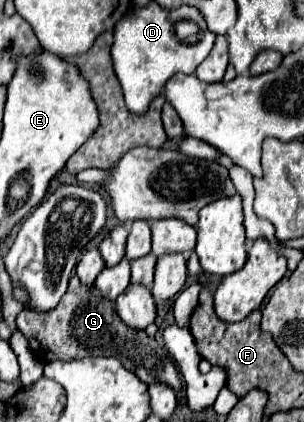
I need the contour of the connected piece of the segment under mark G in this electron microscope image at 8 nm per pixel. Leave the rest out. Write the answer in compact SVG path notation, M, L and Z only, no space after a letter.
M78 277L70 279L68 291L54 311L20 311L16 317L16 325L28 337L32 351L38 355L42 363L56 359L70 361L92 355L116 357L128 371L134 371L144 383L164 381L176 391L176 395L180 395L180 377L176 365L168 355L162 353L156 339L148 337L142 329L132 329L126 323L122 323L114 309L114 303L110 299L104 299L94 285L82 285Z

